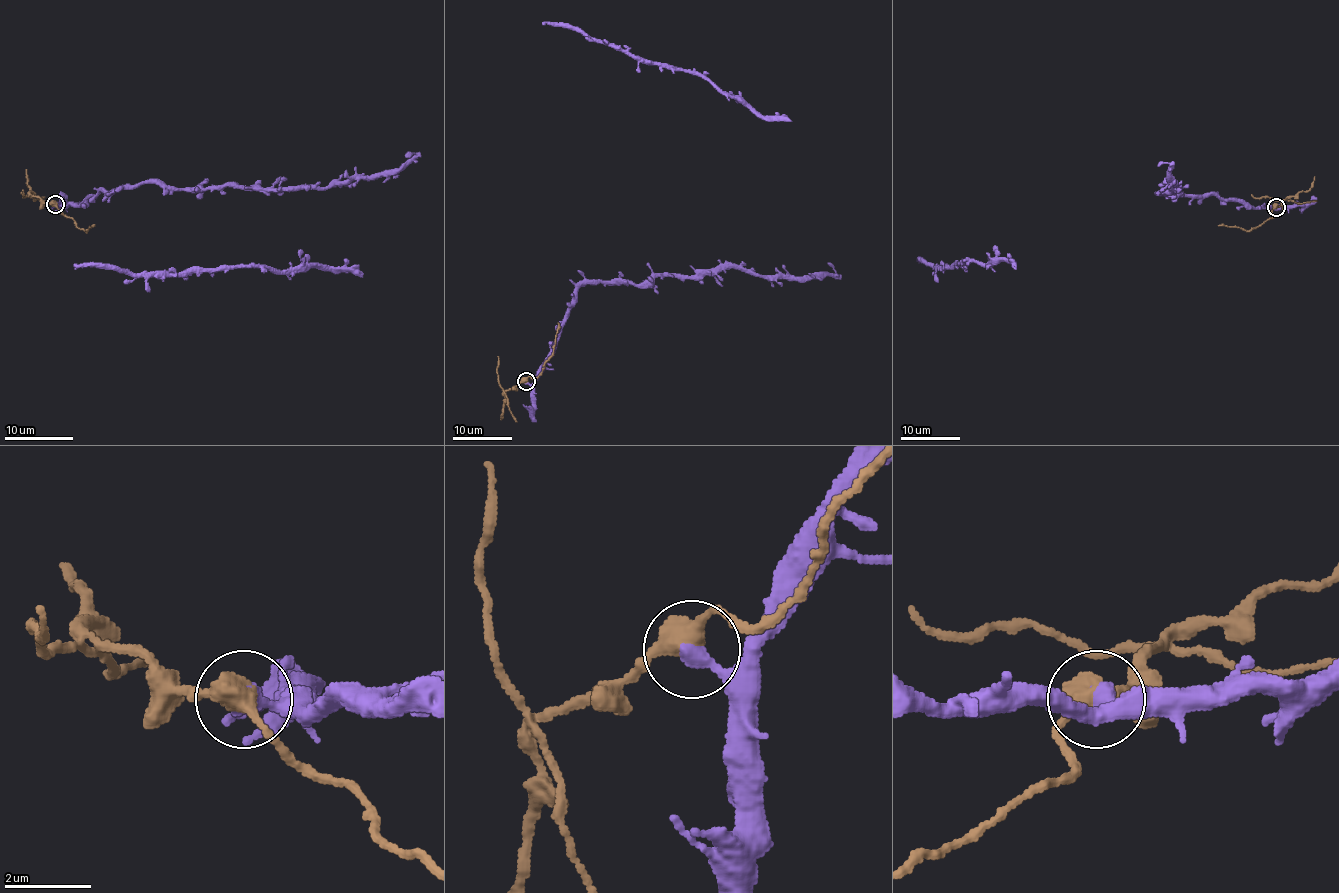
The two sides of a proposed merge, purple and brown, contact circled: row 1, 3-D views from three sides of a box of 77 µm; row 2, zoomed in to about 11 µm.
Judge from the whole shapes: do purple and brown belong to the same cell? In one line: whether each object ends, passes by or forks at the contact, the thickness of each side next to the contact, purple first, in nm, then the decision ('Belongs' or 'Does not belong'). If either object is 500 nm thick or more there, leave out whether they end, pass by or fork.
At the ring purple ends. At the ring brown passes by. Thickness 440 nm (purple) against 460 nm. Does not belong

